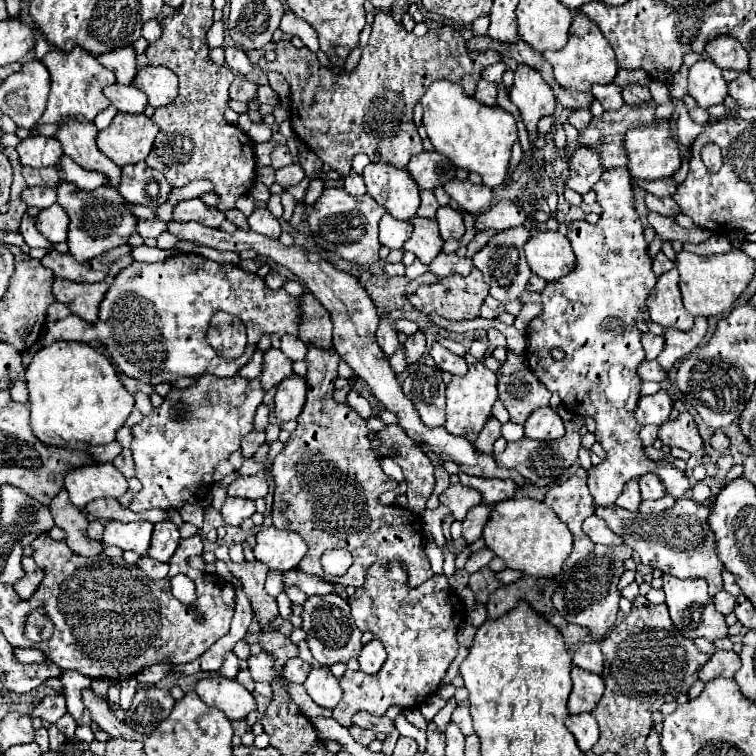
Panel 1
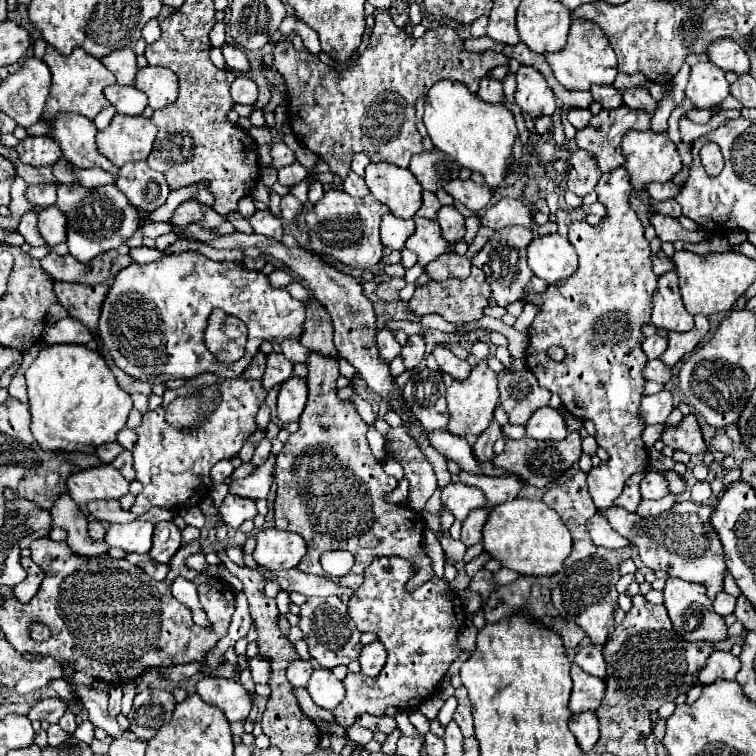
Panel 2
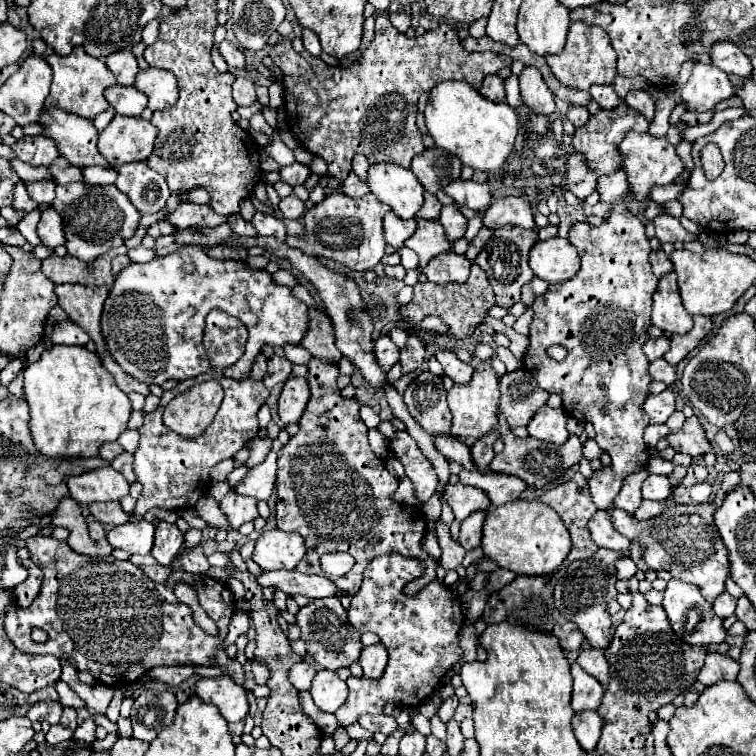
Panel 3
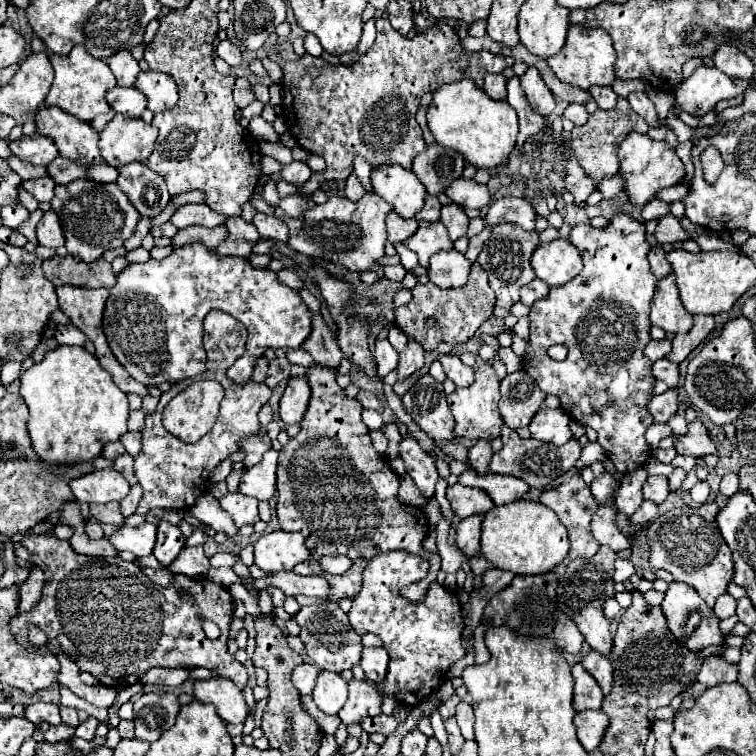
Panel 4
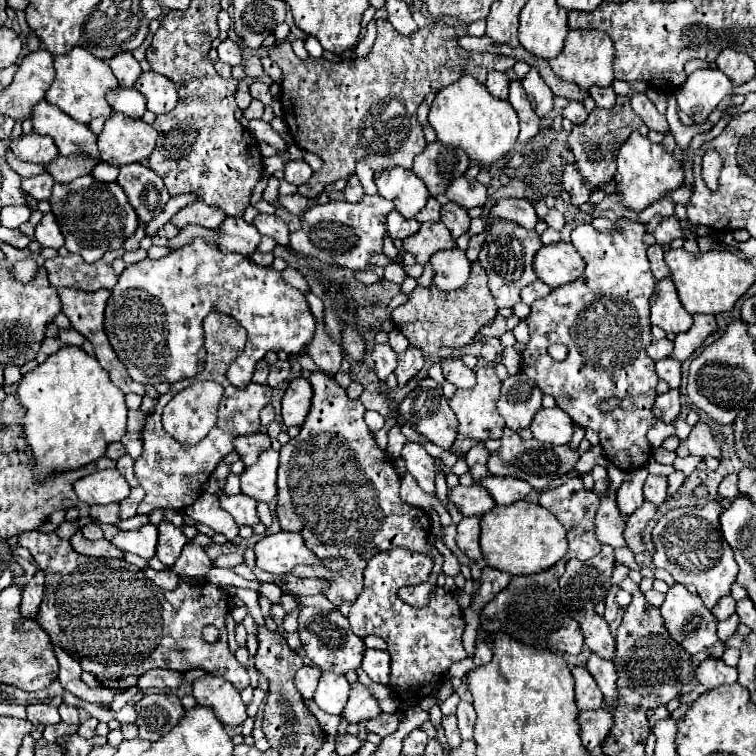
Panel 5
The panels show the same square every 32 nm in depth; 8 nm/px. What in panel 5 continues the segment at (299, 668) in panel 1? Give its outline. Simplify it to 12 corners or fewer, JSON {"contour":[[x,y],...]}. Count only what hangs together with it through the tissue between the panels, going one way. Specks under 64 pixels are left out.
{"contour":[[302,666],[296,672],[296,688],[306,700],[314,698],[320,670]]}

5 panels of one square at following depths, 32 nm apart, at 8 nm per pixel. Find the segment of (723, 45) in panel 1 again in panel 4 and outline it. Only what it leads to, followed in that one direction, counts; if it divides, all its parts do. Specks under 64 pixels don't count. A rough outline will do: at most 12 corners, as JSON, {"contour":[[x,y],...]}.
{"contour":[[720,46],[714,66],[736,80],[752,80],[754,64],[734,46]]}

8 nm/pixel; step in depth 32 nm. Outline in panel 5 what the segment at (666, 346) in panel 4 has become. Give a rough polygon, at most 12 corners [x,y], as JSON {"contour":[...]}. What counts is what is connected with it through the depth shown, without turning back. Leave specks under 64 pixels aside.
{"contour":[[668,338],[654,340],[648,356],[656,362],[672,354],[674,344]]}

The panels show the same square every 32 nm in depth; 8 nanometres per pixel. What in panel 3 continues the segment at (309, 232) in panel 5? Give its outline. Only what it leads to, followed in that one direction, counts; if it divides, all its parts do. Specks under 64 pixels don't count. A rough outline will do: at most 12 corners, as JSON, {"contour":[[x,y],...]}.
{"contour":[[330,194],[290,248],[350,270],[384,256],[388,204]]}

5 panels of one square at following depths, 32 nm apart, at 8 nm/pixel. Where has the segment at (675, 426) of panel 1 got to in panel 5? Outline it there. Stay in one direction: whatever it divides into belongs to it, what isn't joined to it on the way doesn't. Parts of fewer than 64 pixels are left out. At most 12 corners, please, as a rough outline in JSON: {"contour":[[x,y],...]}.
{"contour":[[704,422],[682,440],[678,456],[722,458],[712,428]]}

